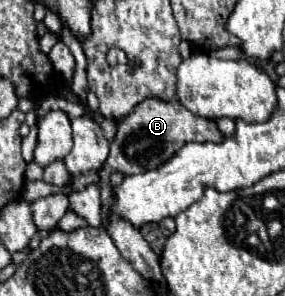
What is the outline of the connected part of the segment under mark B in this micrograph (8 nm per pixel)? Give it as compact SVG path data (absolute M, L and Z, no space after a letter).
M144 100L138 104L132 114L128 114L120 124L114 142L110 144L110 156L102 166L104 174L122 172L122 174L138 174L158 164L166 162L178 148L188 142L218 142L224 136L218 132L216 124L208 118L200 118L186 110L182 104L162 102L162 100Z

